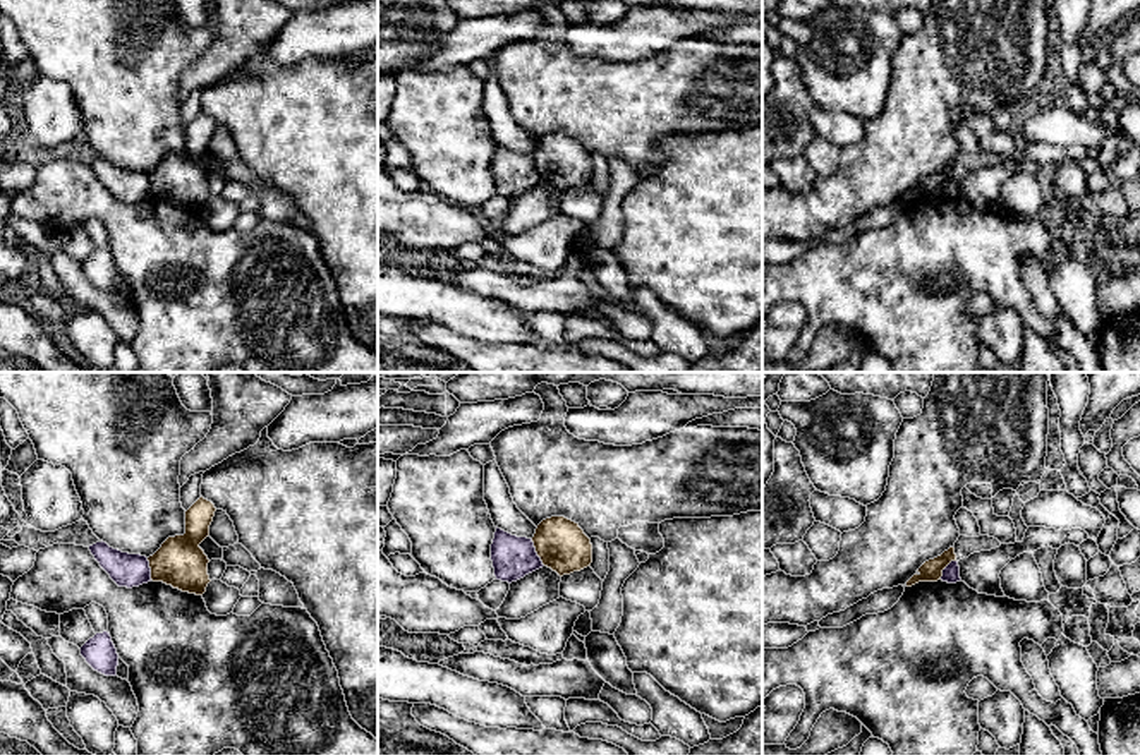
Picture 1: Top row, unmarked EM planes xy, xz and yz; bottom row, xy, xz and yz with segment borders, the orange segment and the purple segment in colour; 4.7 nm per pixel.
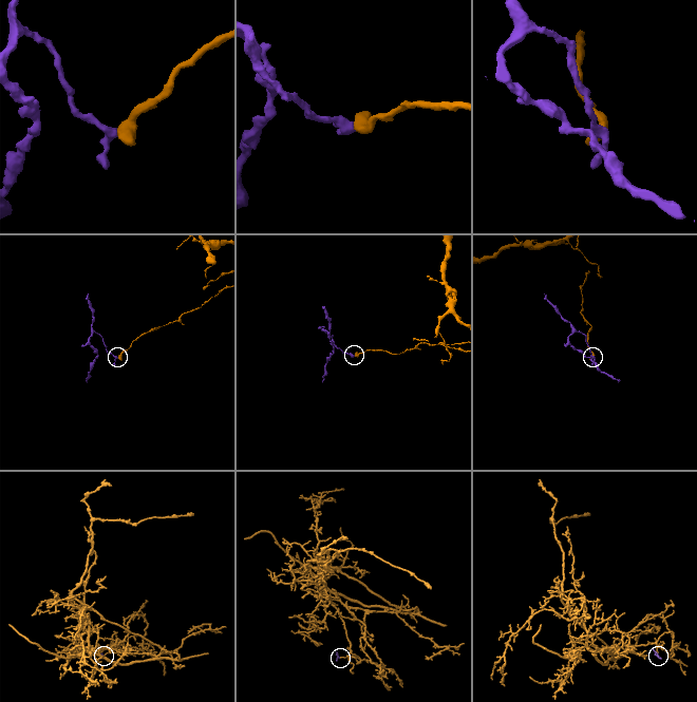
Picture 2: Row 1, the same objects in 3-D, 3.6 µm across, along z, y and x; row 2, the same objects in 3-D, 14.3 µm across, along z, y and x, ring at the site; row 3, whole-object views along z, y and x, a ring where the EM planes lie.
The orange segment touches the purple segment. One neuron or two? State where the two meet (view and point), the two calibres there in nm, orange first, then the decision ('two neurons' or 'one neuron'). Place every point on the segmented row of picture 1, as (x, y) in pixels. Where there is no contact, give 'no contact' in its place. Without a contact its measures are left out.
xz (536, 551) | 240/200 nm | two neurons

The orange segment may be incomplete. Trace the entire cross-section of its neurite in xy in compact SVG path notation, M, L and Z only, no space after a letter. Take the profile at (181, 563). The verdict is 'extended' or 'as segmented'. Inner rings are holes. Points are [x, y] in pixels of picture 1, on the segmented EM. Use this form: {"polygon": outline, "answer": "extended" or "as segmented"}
{"polygon": "M203 496L185 511L185 534L168 537L148 558L151 580L163 582L182 592L203 595L209 580L208 556L199 544L209 535L215 504Z", "answer": "as segmented"}

